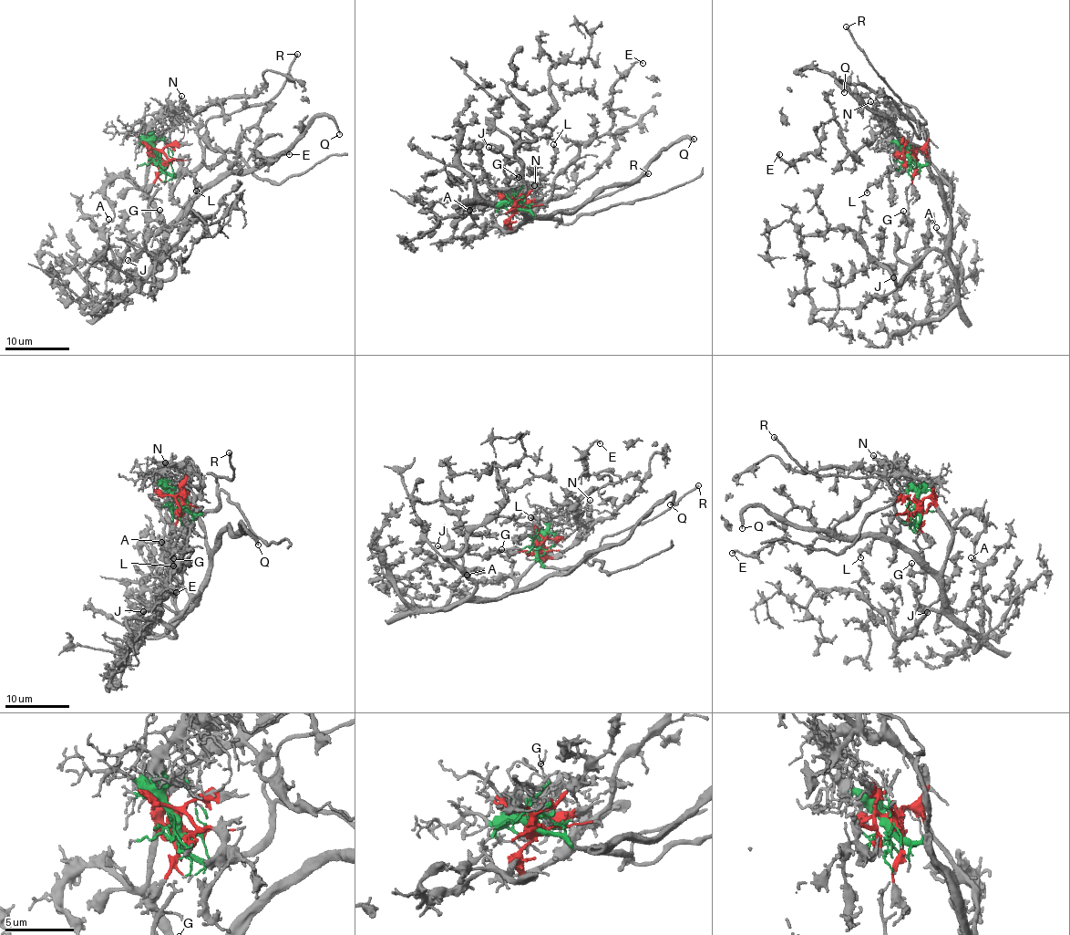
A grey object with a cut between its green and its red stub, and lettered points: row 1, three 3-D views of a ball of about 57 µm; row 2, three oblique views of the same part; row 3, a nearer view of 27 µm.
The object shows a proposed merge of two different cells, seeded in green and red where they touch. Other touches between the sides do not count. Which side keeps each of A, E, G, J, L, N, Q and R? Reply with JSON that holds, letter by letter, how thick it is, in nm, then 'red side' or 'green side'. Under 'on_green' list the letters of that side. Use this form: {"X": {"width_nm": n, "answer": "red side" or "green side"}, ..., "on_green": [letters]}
{"A": {"width_nm": 120, "answer": "red side"}, "E": {"width_nm": 160, "answer": "red side"}, "G": {"width_nm": 150, "answer": "red side"}, "J": {"width_nm": 120, "answer": "red side"}, "L": {"width_nm": 110, "answer": "red side"}, "N": {"width_nm": 150, "answer": "green side"}, "Q": {"width_nm": 180, "answer": "red side"}, "R": {"width_nm": 240, "answer": "green side"}, "on_green": ["N", "R"]}

